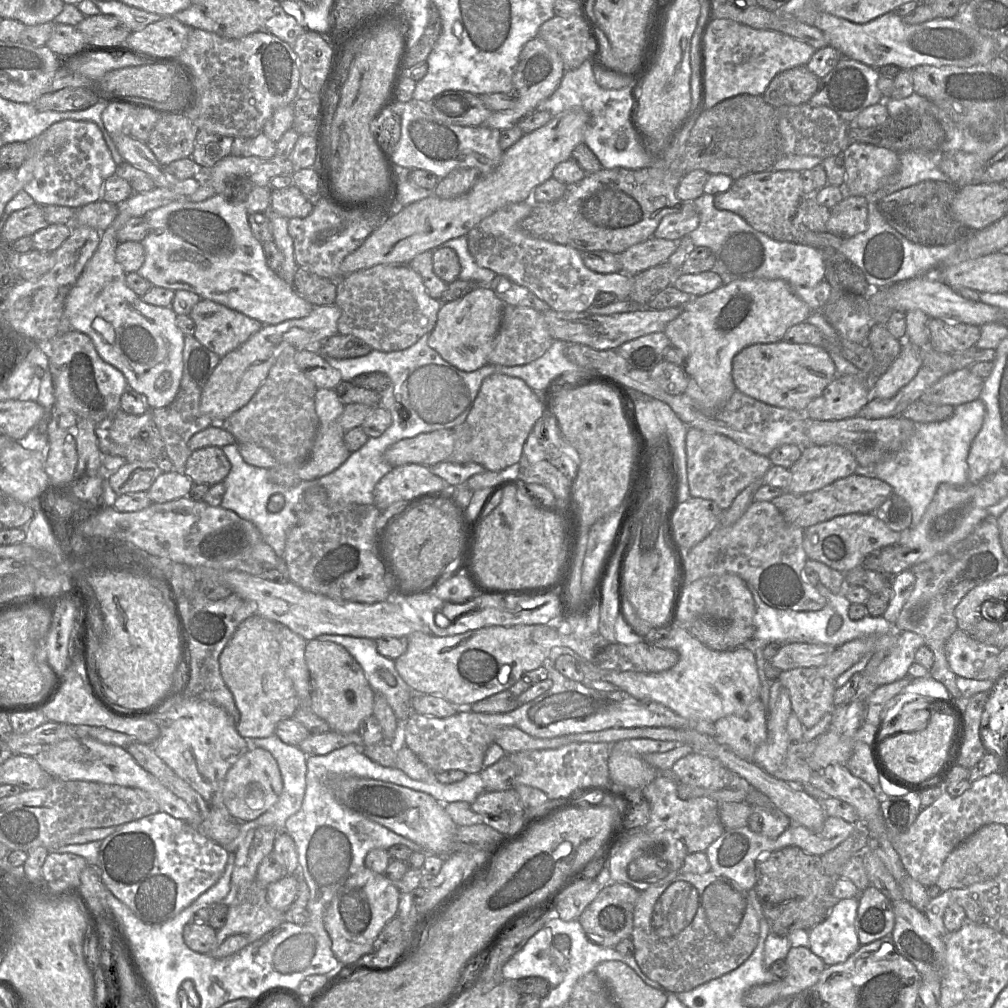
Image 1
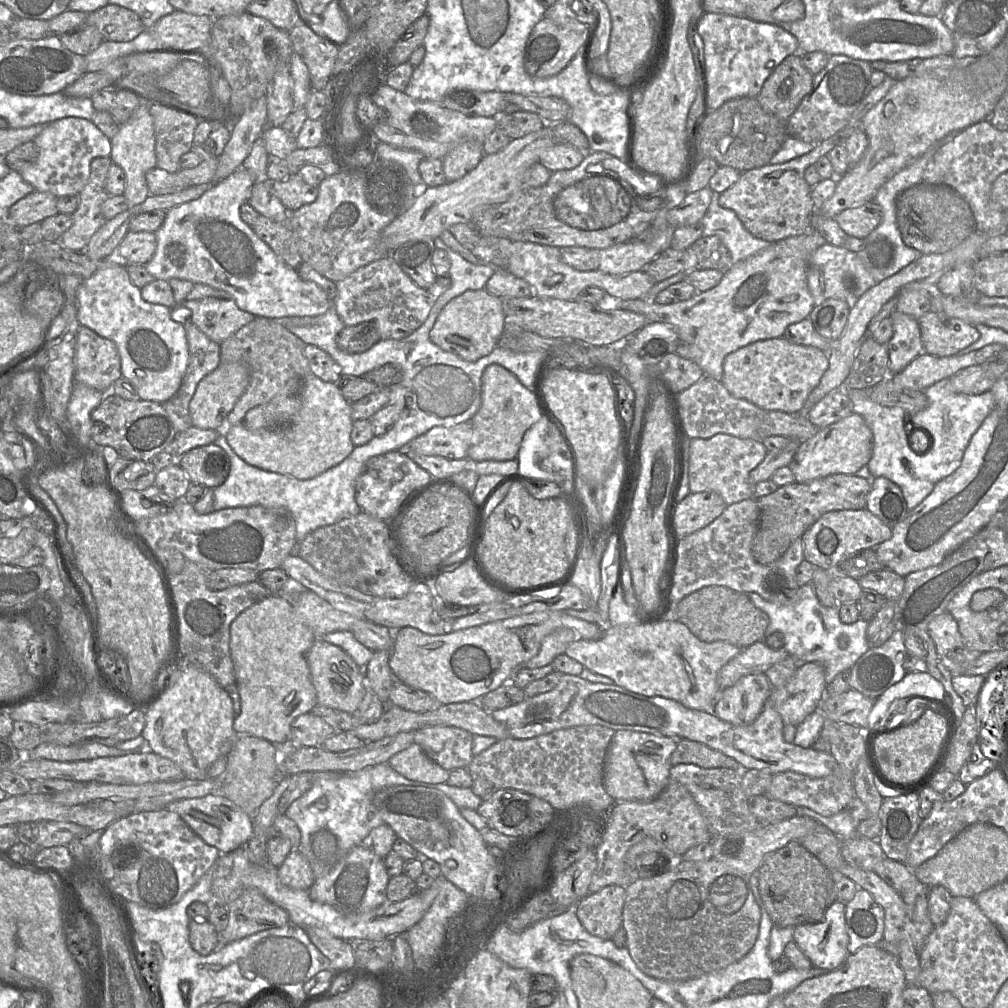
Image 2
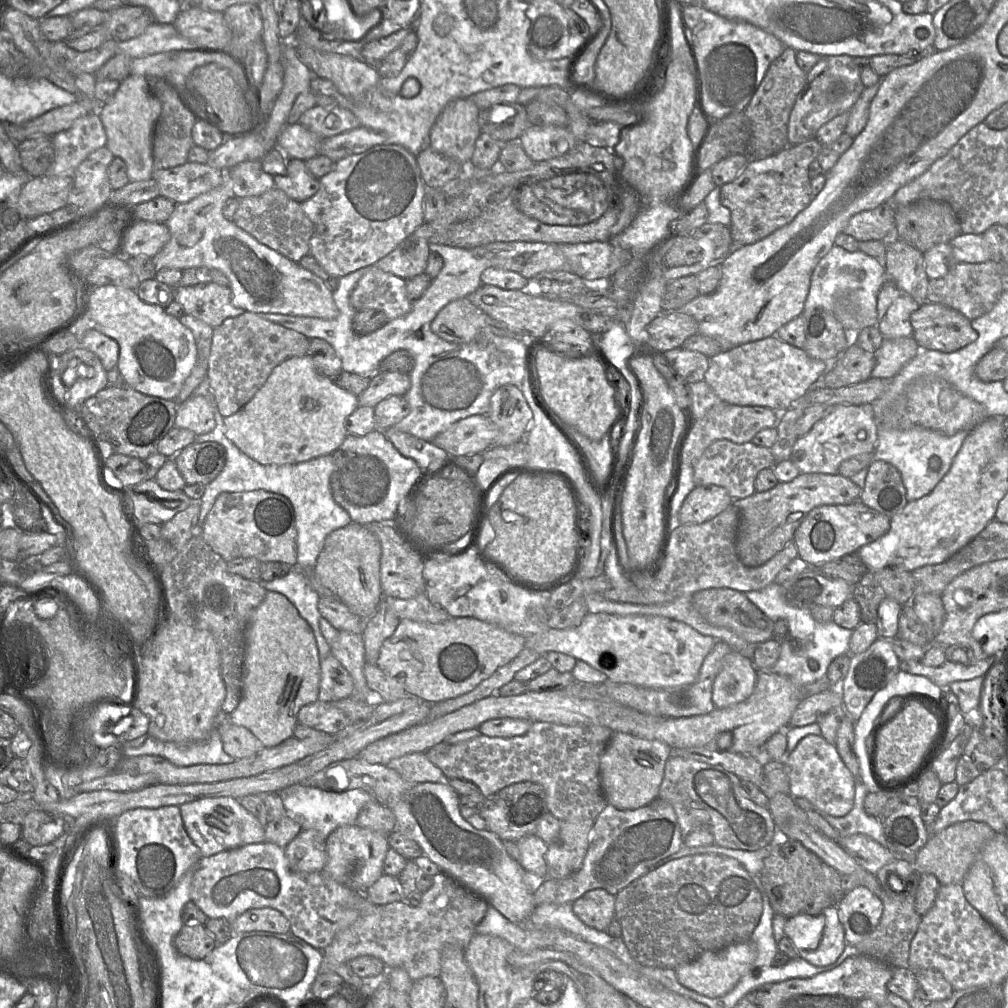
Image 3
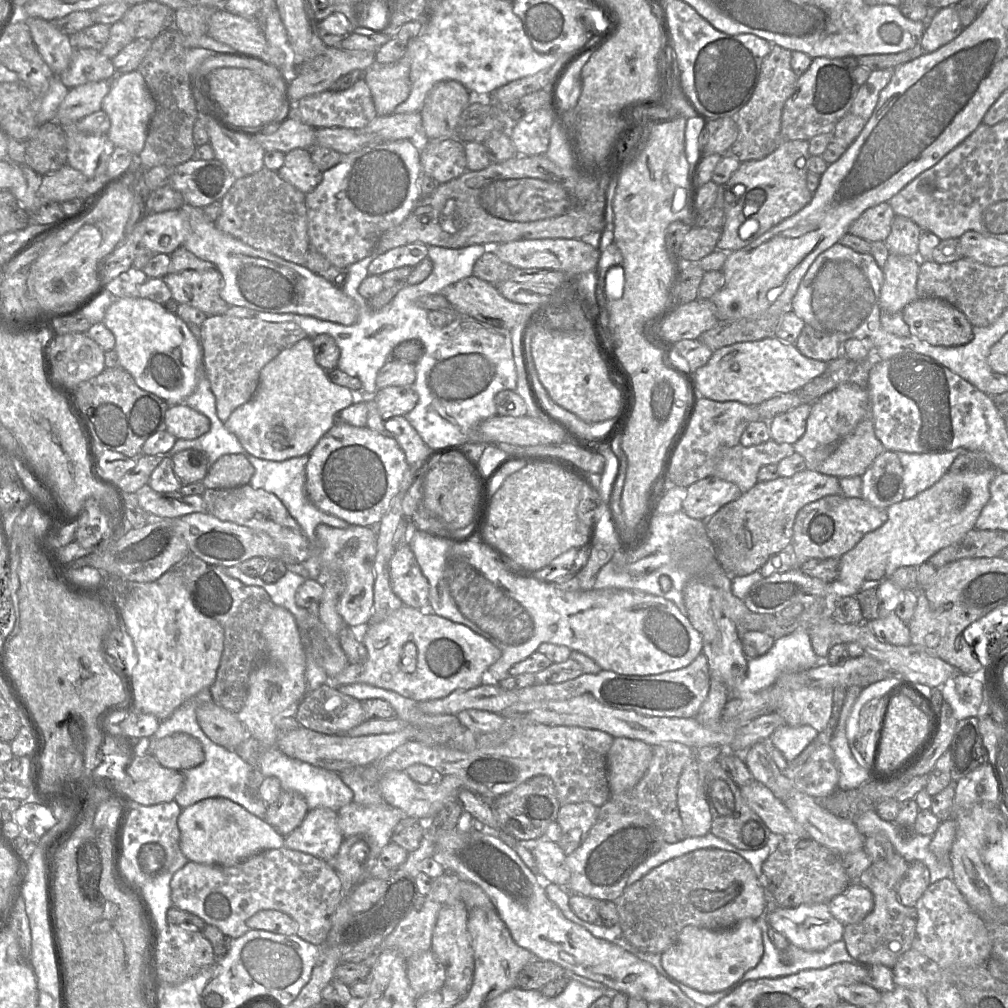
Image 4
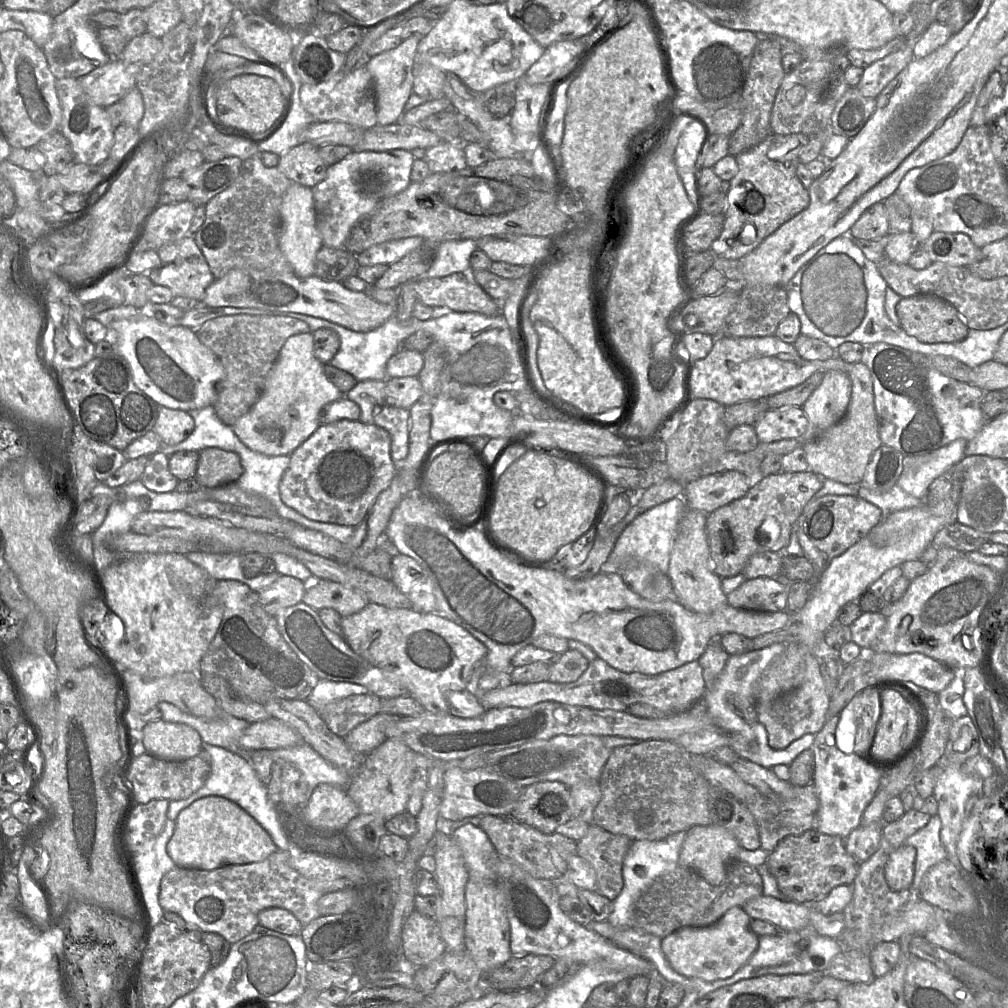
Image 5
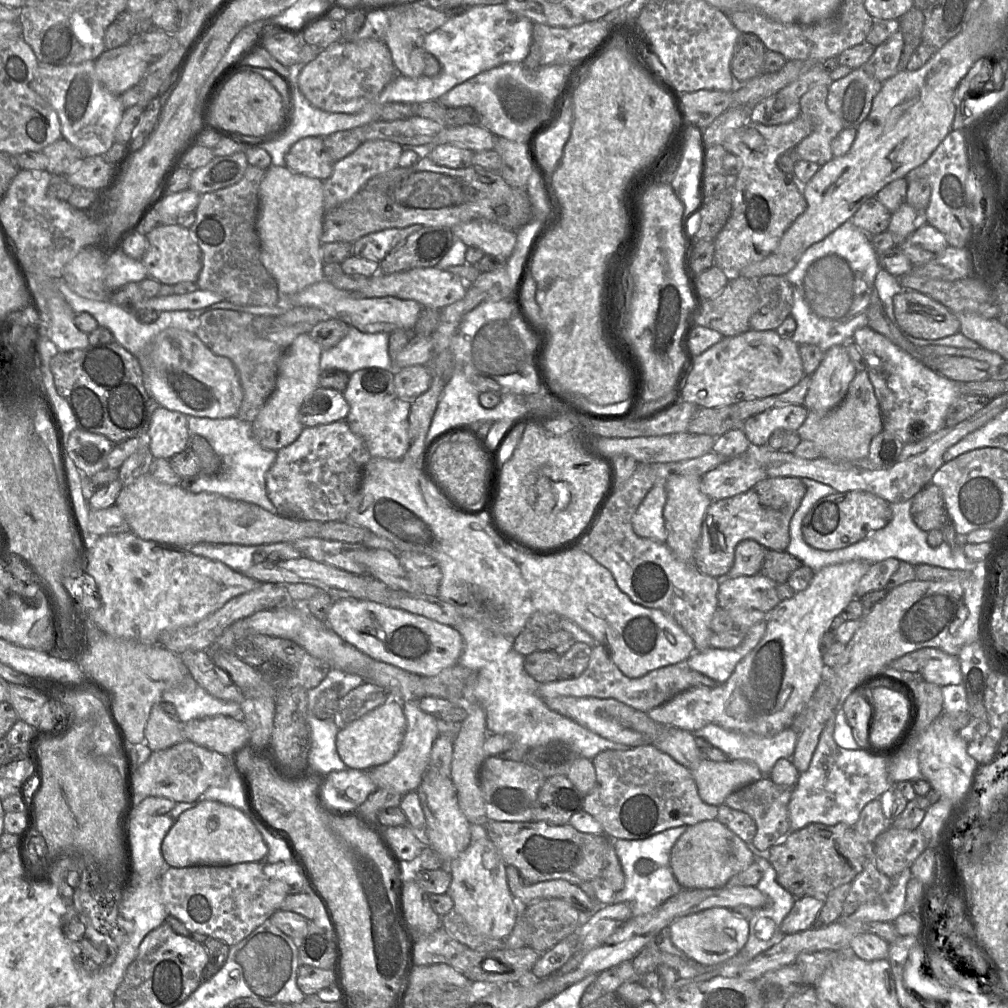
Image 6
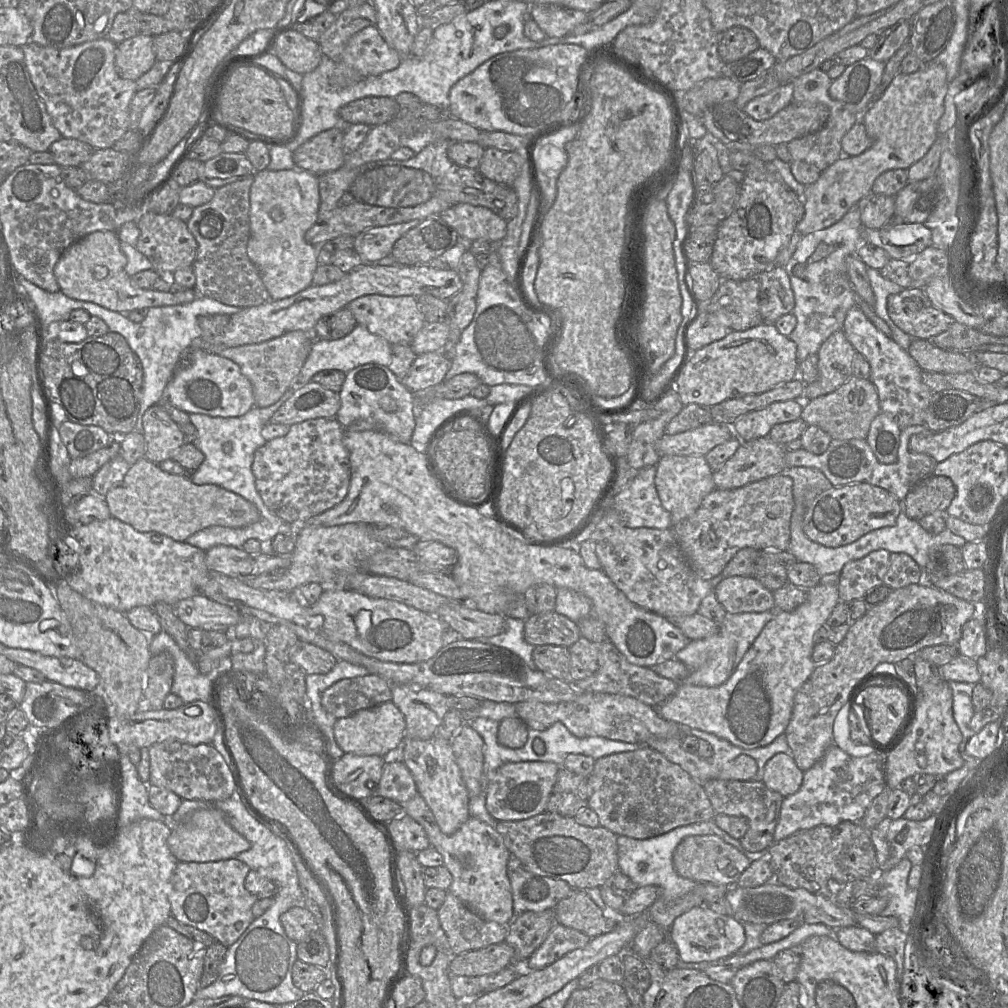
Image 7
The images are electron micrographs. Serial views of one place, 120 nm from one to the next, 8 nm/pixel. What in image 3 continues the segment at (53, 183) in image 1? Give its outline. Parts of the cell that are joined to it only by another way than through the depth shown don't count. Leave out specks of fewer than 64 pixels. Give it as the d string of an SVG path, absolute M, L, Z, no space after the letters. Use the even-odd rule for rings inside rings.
M96 113L76 119L66 130L52 136L55 161L46 175L74 177L76 168L92 152L106 146L104 125Z

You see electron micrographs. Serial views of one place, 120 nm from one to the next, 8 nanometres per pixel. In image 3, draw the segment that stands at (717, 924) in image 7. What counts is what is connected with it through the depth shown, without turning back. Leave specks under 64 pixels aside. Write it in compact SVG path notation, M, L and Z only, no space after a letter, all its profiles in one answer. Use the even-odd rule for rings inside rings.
M749 940L720 951L707 951L675 970L678 982L701 995L714 998L729 992L747 973L757 956L755 944Z

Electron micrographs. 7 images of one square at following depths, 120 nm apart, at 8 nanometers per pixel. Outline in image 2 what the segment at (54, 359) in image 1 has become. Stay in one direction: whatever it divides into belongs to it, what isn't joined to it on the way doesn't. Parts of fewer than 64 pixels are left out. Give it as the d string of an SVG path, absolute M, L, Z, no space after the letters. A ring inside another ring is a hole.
M80 325L74 355L75 383L110 392L112 384L121 376L121 361L115 343Z

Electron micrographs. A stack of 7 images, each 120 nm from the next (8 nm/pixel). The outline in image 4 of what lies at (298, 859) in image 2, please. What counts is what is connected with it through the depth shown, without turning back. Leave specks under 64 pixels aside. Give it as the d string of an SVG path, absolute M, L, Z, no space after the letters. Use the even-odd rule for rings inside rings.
M315 808L309 810L302 823L285 837L284 847L303 852L322 859L332 861L343 840L337 821L338 812L329 808Z

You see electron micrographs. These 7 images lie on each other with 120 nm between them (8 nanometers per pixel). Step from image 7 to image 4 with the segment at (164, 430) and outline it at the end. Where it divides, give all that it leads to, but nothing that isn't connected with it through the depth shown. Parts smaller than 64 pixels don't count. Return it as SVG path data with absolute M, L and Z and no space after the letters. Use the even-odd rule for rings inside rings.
M185 403L170 405L165 412L165 430L176 439L196 439L210 429L210 420Z

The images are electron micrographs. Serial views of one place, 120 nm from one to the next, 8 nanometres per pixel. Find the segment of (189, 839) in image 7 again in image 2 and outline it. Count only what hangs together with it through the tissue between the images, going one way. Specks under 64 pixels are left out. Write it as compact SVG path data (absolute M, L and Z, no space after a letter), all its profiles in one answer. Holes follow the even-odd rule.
M221 793L177 800L170 803L166 809L177 813L203 841L221 853L229 853L244 846L253 836L251 817Z

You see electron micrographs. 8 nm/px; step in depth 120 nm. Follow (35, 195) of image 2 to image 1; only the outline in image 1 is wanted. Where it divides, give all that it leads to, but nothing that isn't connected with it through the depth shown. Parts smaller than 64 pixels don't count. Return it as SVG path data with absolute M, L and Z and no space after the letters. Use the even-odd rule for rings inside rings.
M34 203L9 215L1 230L1 240L12 243L22 237L32 236L47 226L43 206Z

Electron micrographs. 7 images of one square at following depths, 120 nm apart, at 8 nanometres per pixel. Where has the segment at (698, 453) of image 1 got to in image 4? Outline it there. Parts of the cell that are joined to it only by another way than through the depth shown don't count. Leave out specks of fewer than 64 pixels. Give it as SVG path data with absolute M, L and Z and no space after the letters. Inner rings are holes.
M773 440L752 447L721 447L715 457L713 476L736 484L746 493L759 482L758 473L763 466L778 464L794 452L794 445Z

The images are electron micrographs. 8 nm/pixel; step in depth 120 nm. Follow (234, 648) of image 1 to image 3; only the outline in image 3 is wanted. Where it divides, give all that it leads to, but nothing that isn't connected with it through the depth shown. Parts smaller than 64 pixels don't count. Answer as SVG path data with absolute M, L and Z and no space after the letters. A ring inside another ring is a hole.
M273 591L267 592L251 615L244 640L242 697L228 719L250 730L264 748L271 748L293 737L300 709L319 699L317 643L312 628L293 603Z

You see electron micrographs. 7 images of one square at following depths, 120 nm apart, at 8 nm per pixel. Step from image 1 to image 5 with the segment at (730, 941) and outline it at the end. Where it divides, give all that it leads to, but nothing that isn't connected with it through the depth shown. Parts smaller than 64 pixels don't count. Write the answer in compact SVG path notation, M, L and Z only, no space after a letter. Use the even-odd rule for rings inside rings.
M732 861L723 882L713 886L689 868L677 866L657 877L639 896L632 910L632 928L661 940L682 927L705 927L715 924L731 908L763 895L763 882L756 867Z

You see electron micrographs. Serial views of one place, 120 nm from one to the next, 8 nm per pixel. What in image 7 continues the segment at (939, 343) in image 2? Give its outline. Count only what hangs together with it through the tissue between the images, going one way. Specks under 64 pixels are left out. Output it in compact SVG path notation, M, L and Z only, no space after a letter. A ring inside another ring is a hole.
M906 288L887 300L891 320L913 339L929 339L947 330L955 321L933 306L924 289Z

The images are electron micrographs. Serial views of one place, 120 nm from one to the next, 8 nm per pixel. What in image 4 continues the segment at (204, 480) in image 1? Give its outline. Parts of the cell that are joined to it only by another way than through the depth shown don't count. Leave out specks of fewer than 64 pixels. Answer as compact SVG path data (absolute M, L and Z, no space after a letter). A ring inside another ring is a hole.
M196 449L182 450L171 460L172 469L183 485L202 482L210 467L207 454Z

